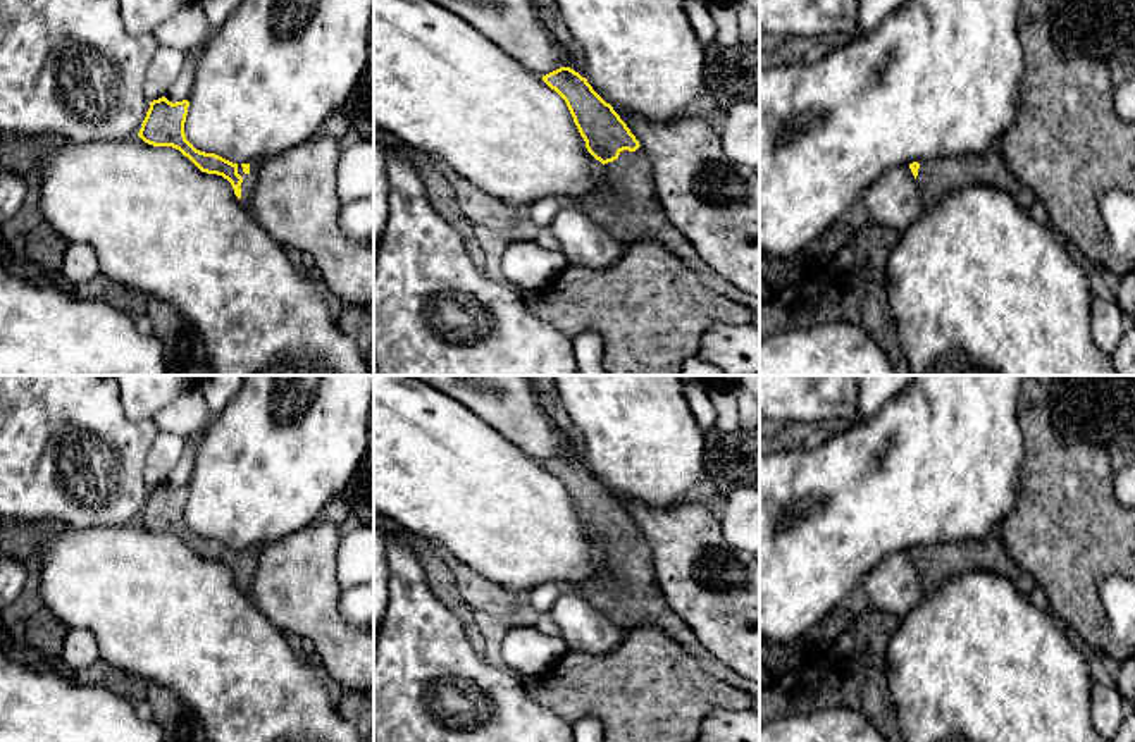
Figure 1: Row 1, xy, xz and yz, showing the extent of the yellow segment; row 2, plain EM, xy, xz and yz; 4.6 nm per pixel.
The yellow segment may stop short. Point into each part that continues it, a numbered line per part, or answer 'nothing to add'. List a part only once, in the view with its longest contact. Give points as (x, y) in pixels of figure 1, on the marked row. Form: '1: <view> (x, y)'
1: xy (247, 186)

